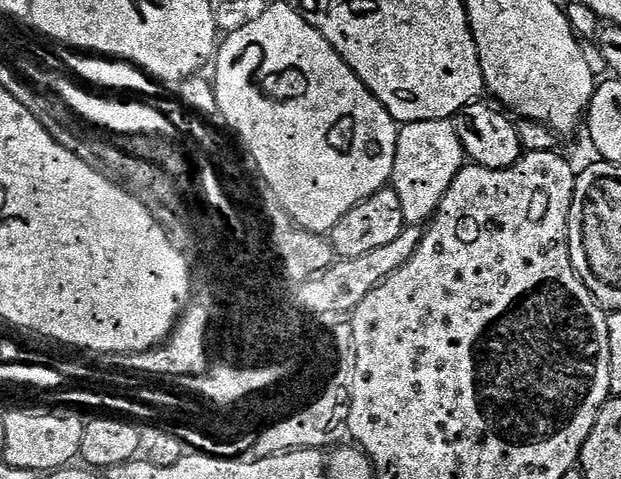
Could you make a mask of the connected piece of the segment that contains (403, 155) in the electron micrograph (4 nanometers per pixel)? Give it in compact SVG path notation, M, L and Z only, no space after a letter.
M446 120L403 125L396 138L396 147L400 149L400 168L392 171L390 187L394 190L400 188L399 192L416 188L416 192L424 192L424 196L432 192L432 196L442 199L455 177L452 174L452 164L456 164L456 160L466 160L456 125Z

